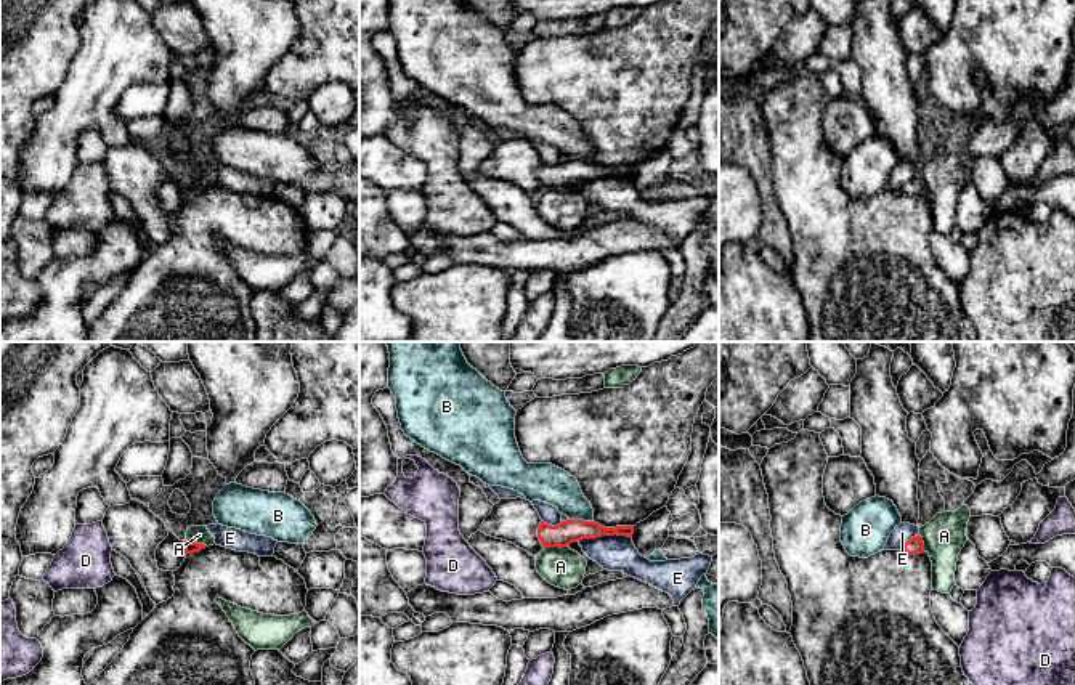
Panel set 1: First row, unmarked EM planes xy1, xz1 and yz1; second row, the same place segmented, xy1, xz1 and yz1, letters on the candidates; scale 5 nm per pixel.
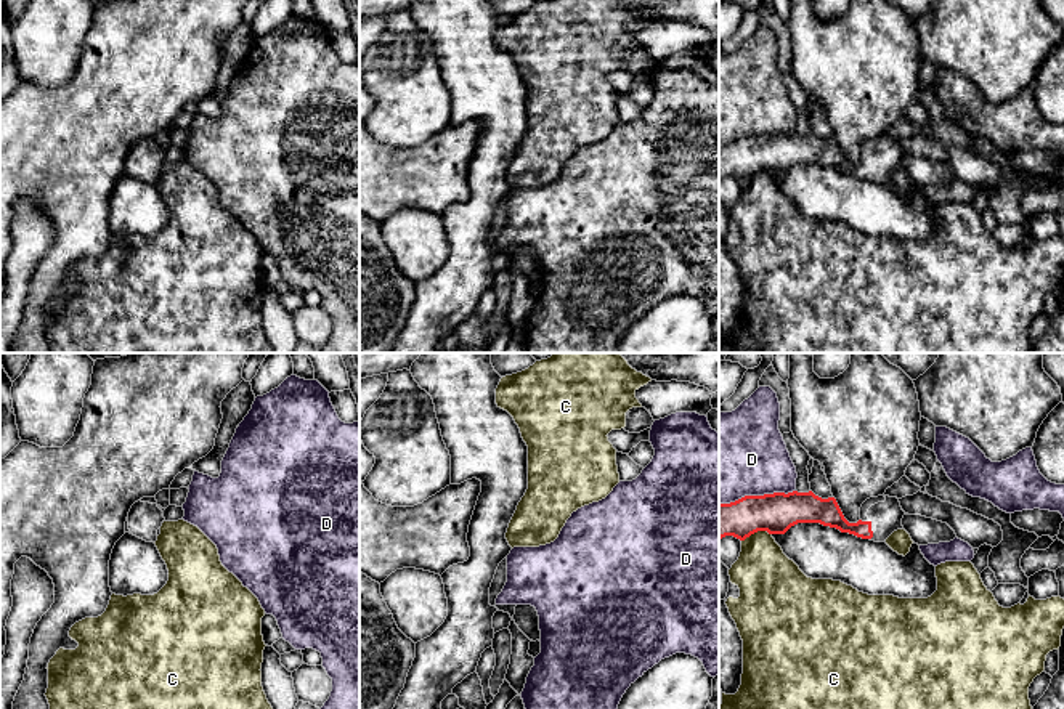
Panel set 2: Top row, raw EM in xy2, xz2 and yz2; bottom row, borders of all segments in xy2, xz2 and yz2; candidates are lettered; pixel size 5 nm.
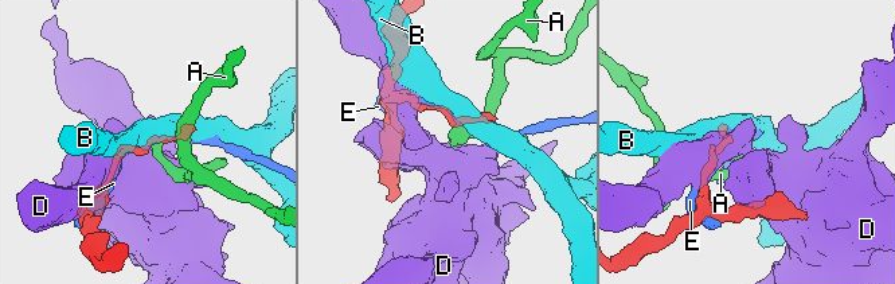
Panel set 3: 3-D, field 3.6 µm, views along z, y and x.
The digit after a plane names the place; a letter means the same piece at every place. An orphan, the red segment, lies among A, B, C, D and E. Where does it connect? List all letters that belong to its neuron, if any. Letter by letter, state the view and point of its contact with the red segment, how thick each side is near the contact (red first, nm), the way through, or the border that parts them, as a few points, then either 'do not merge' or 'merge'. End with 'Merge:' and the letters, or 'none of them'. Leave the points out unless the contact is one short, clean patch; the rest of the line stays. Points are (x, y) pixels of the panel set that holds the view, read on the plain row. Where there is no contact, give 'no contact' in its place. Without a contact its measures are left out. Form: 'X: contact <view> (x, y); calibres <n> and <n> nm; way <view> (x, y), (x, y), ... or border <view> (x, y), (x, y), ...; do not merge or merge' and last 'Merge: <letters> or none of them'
A: contact xz1 (555, 186); calibres 120 and 200 nm; border xz1 (567, 185), (544, 190); do not merge
B: contact xz1 (581, 161); calibres 120 and 190 nm; border xz1 (570, 159), (592, 162); do not merge
C: contact yz2 (756, 172); calibres 200 and 300 nm; do not merge
D: contact yz2 (756, 137); calibres 200 and 440 nm; do not merge
E: contact xz1 (604, 175); calibres 120 and 180 nm; do not merge
Merge: none of them

